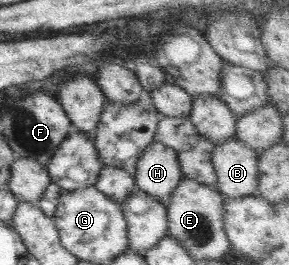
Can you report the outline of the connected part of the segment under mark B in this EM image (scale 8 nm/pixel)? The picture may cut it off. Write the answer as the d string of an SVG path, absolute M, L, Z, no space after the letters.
M237 136L215 145L212 163L217 181L215 188L225 199L257 193L259 152L245 147Z

